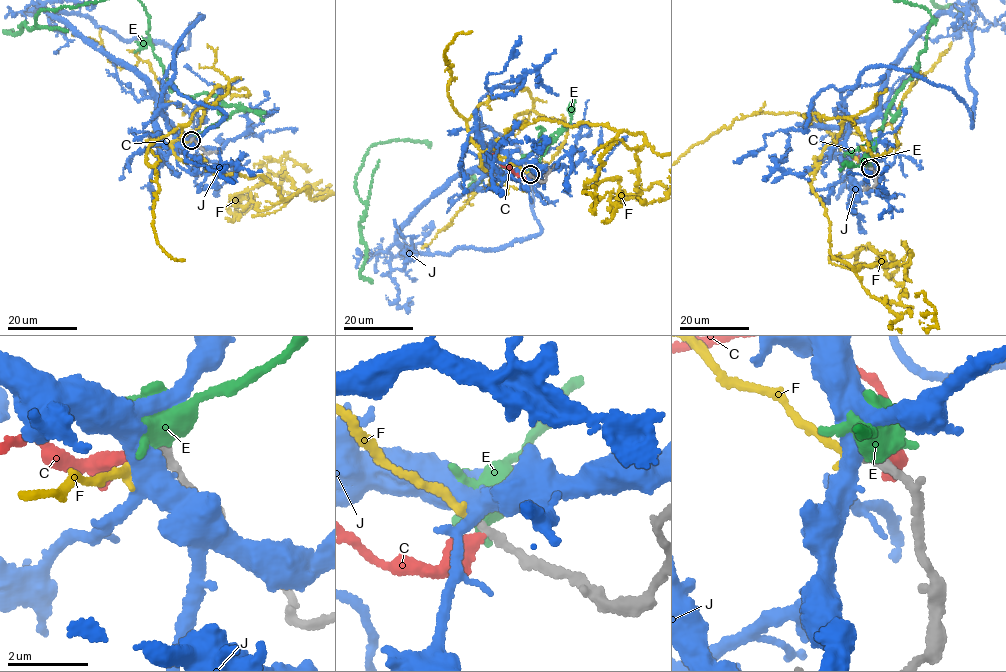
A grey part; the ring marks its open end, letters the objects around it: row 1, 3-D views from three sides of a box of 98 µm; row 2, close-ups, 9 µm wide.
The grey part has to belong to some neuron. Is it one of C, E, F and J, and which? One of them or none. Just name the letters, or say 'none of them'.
F

